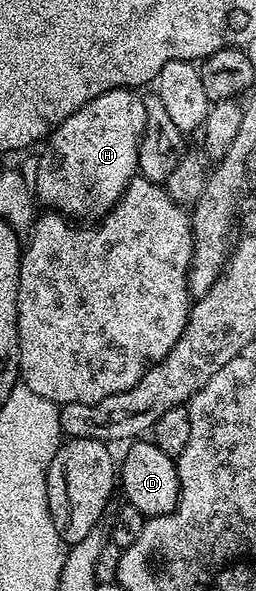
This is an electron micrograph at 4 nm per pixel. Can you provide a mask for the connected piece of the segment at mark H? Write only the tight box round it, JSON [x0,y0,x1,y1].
[34,88,148,223]

